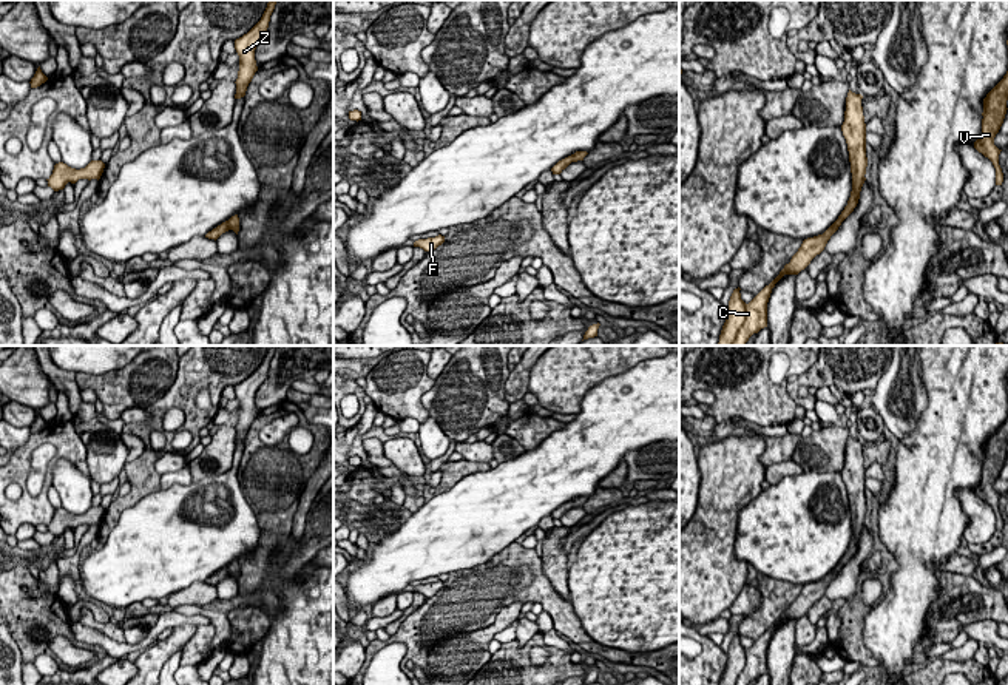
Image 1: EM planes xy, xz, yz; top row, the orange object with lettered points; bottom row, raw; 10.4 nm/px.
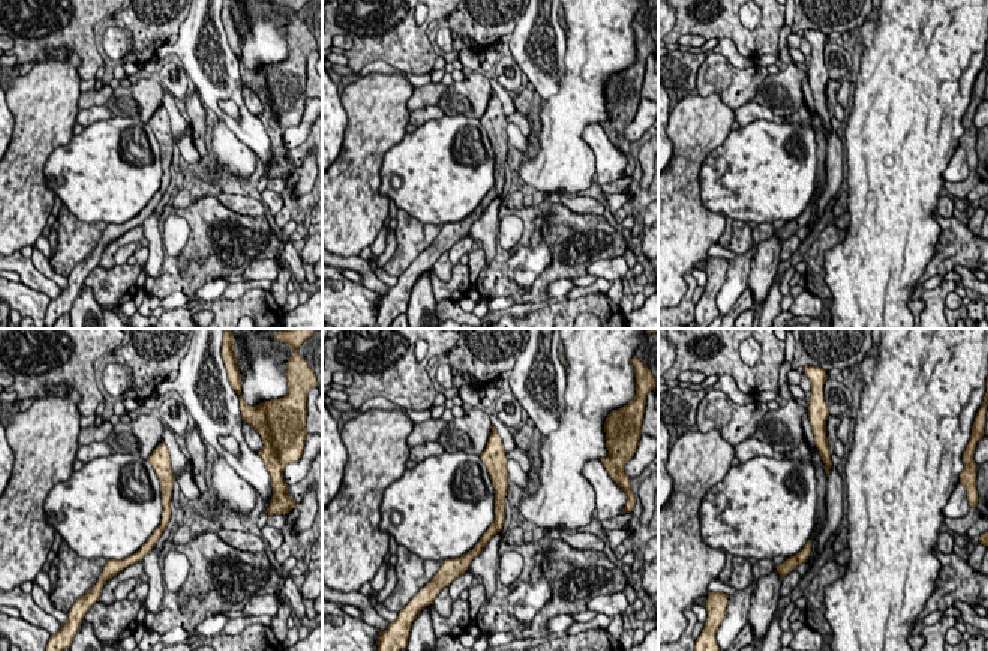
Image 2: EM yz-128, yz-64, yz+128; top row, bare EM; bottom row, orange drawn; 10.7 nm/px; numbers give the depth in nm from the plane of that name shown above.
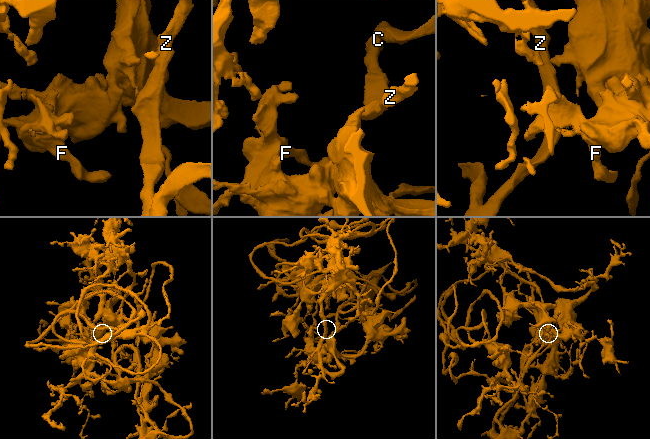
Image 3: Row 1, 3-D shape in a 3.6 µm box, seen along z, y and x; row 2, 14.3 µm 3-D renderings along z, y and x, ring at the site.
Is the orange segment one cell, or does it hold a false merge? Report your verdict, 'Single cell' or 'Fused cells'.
Single cell

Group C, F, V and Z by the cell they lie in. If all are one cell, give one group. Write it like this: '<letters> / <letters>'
C F V Z

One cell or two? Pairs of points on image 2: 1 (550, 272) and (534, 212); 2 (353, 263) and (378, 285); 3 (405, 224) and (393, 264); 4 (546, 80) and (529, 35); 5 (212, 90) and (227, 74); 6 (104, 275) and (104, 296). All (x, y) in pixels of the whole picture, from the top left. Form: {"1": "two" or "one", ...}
{"1": "one", "2": "one", "3": "one", "4": "one", "5": "one", "6": "one"}

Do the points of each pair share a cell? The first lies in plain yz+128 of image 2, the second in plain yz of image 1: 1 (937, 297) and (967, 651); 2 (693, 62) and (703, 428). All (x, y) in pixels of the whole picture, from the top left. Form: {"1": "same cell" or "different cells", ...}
{"1": "same cell", "2": "same cell"}

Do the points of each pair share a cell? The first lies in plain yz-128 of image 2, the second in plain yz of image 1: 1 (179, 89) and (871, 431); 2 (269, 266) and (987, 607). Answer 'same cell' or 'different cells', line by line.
1: same cell
2: different cells

